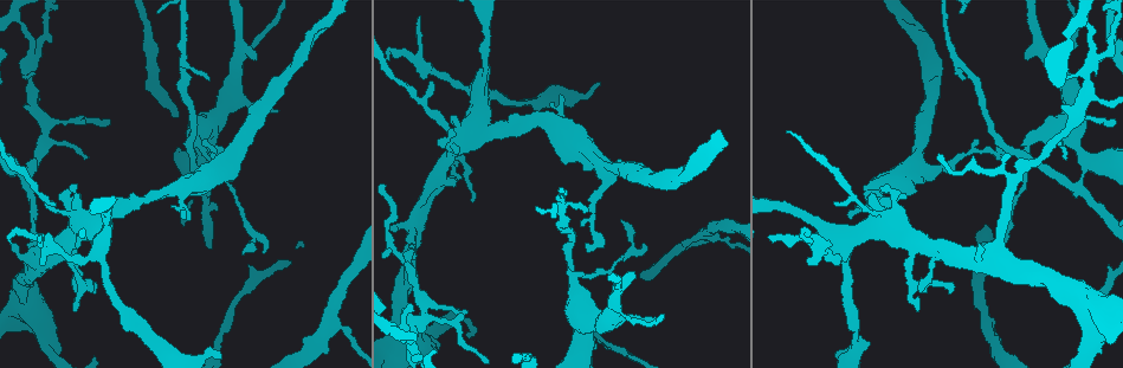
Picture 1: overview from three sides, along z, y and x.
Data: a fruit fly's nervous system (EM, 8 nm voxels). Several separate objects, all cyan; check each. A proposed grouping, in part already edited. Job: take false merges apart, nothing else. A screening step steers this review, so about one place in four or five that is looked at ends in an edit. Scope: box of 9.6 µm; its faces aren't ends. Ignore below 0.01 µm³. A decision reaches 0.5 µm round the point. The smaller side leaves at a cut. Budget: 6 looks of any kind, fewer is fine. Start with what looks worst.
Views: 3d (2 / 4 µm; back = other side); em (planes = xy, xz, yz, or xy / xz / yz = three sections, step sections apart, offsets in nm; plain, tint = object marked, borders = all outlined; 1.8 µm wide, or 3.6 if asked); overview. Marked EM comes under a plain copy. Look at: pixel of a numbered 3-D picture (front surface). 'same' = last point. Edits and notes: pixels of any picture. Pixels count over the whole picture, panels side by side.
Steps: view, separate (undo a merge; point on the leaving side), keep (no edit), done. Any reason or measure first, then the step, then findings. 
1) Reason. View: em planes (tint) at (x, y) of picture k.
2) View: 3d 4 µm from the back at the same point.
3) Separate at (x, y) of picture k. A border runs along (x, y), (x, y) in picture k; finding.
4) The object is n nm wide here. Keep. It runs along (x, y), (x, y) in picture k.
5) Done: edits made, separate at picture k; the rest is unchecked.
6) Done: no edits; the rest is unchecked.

Two arms in line, one across. View: em 3.6 µm xy step 8 (tint) at (1067, 186) of picture 1.

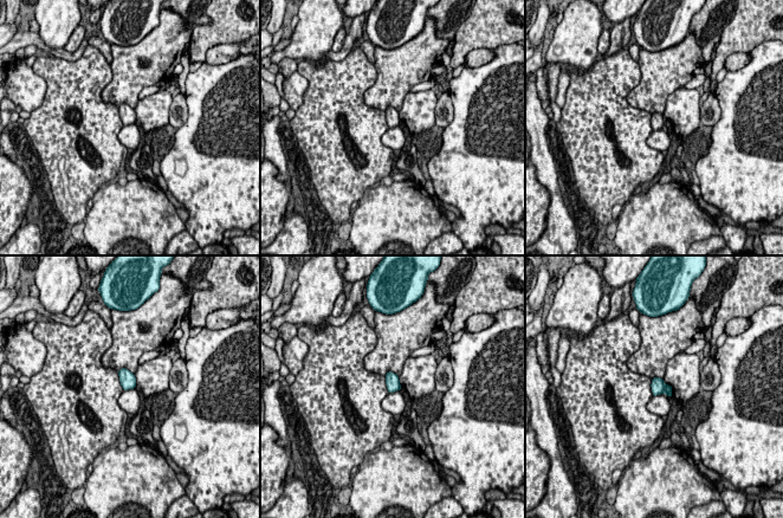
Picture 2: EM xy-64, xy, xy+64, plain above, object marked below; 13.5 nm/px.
Cut it another way. View: em 3.6 µm planes (tint) at the same point.

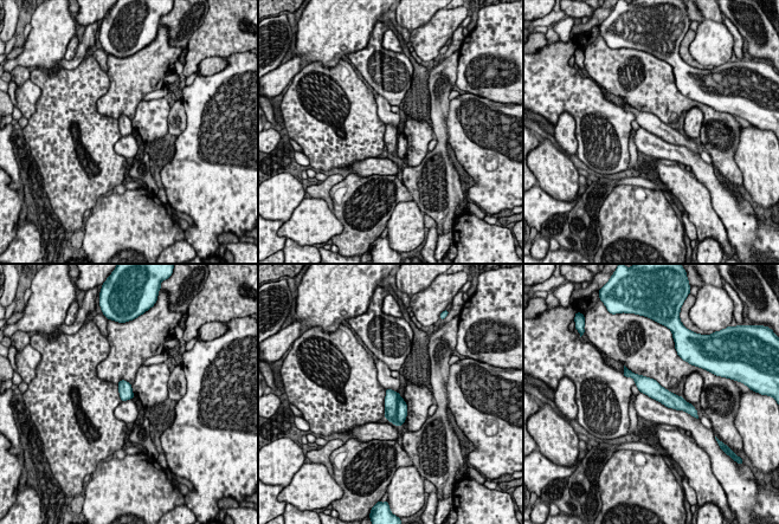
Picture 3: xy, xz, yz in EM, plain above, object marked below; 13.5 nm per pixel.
The object is 190 nm wide here. Separate at (391, 400) of picture 3. The part that leaves runs along (637, 377), (669, 400), (688, 407) in picture 3; a second cell is stuck on.

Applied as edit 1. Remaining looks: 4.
Redraw. View: overview.

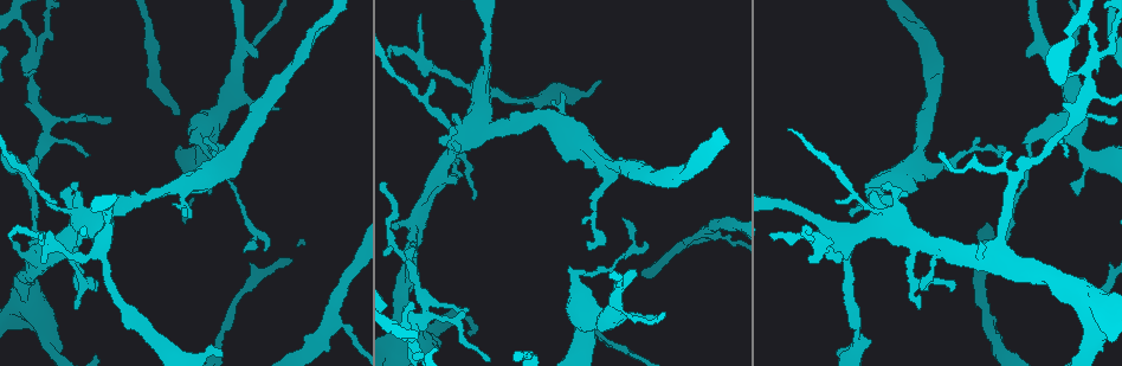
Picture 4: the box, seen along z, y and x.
View: em planes (tint) at (36, 237) of picture 4.

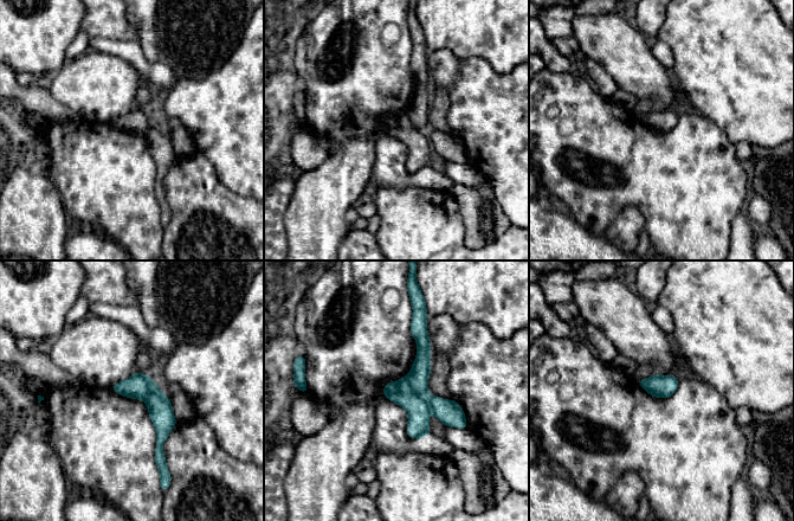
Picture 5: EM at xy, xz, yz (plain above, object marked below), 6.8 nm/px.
Keep. Continuous, no second cell.

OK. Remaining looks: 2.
Arms run side by side. View: 3d 2 µm at (328, 317) of picture 4.

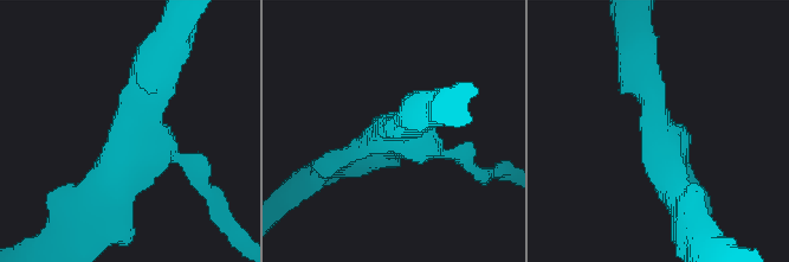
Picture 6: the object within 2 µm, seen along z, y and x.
4 arms meet here; now the EM. View: em planes (tint) at (131, 138) of picture 6.

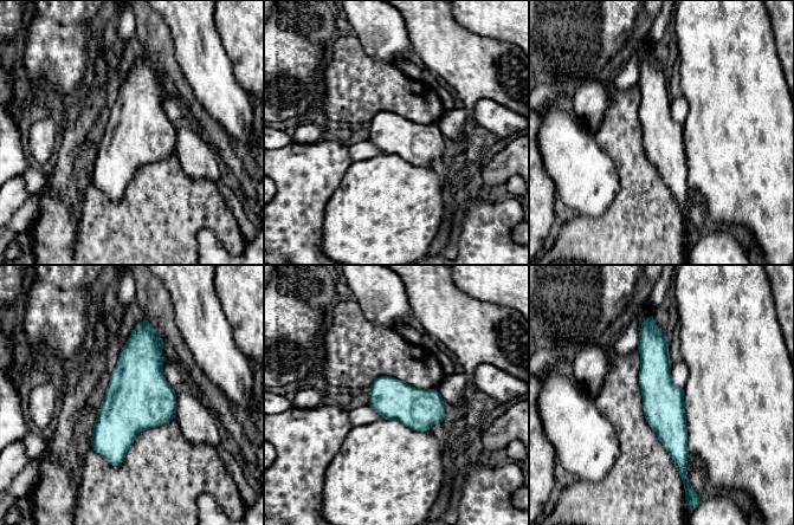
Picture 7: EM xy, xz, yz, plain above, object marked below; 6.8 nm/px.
Keep. It runs along (649, 328), (654, 381), (679, 466) in picture 7; one cell here.

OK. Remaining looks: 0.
Done: edits made, separate at picture 3; the rest is unchecked.

